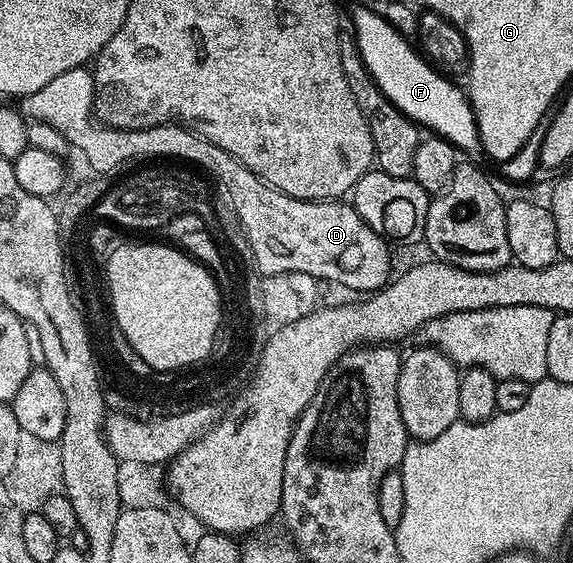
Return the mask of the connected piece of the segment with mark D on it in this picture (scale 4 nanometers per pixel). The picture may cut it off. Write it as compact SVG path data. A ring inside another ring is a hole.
M84 67L82 69L74 69L73 71L65 71L61 75L57 75L57 79L53 79L49 83L45 83L45 87L41 87L41 91L33 91L33 95L28 97L18 98L17 108L19 114L27 118L28 122L40 121L55 127L57 131L61 133L67 140L72 150L79 149L79 153L84 157L85 160L91 164L90 172L95 175L111 175L114 169L122 167L126 161L135 161L138 157L176 157L179 161L188 161L191 165L200 165L203 169L208 169L209 172L215 176L217 184L223 188L223 197L231 204L231 209L235 212L237 225L244 228L246 231L251 233L251 242L255 246L256 258L259 258L257 267L261 272L268 272L270 270L281 270L281 269L296 269L298 273L306 274L308 278L314 279L314 277L320 277L323 281L332 281L335 285L344 285L347 289L360 289L360 294L367 295L372 291L383 288L384 285L388 284L392 280L393 272L391 273L391 253L388 242L384 238L380 237L379 234L373 231L373 227L369 227L369 223L365 223L365 219L361 219L361 215L357 215L354 205L348 203L343 199L332 199L329 201L306 201L305 199L297 199L296 197L290 197L285 195L281 191L277 191L272 185L267 185L259 178L253 171L249 171L247 166L242 165L236 157L229 155L229 151L225 151L221 147L217 147L213 143L209 143L205 138L199 136L197 133L191 132L190 129L184 129L182 125L154 125L148 129L115 129L111 125L105 125L95 115L95 75L90 68Z

